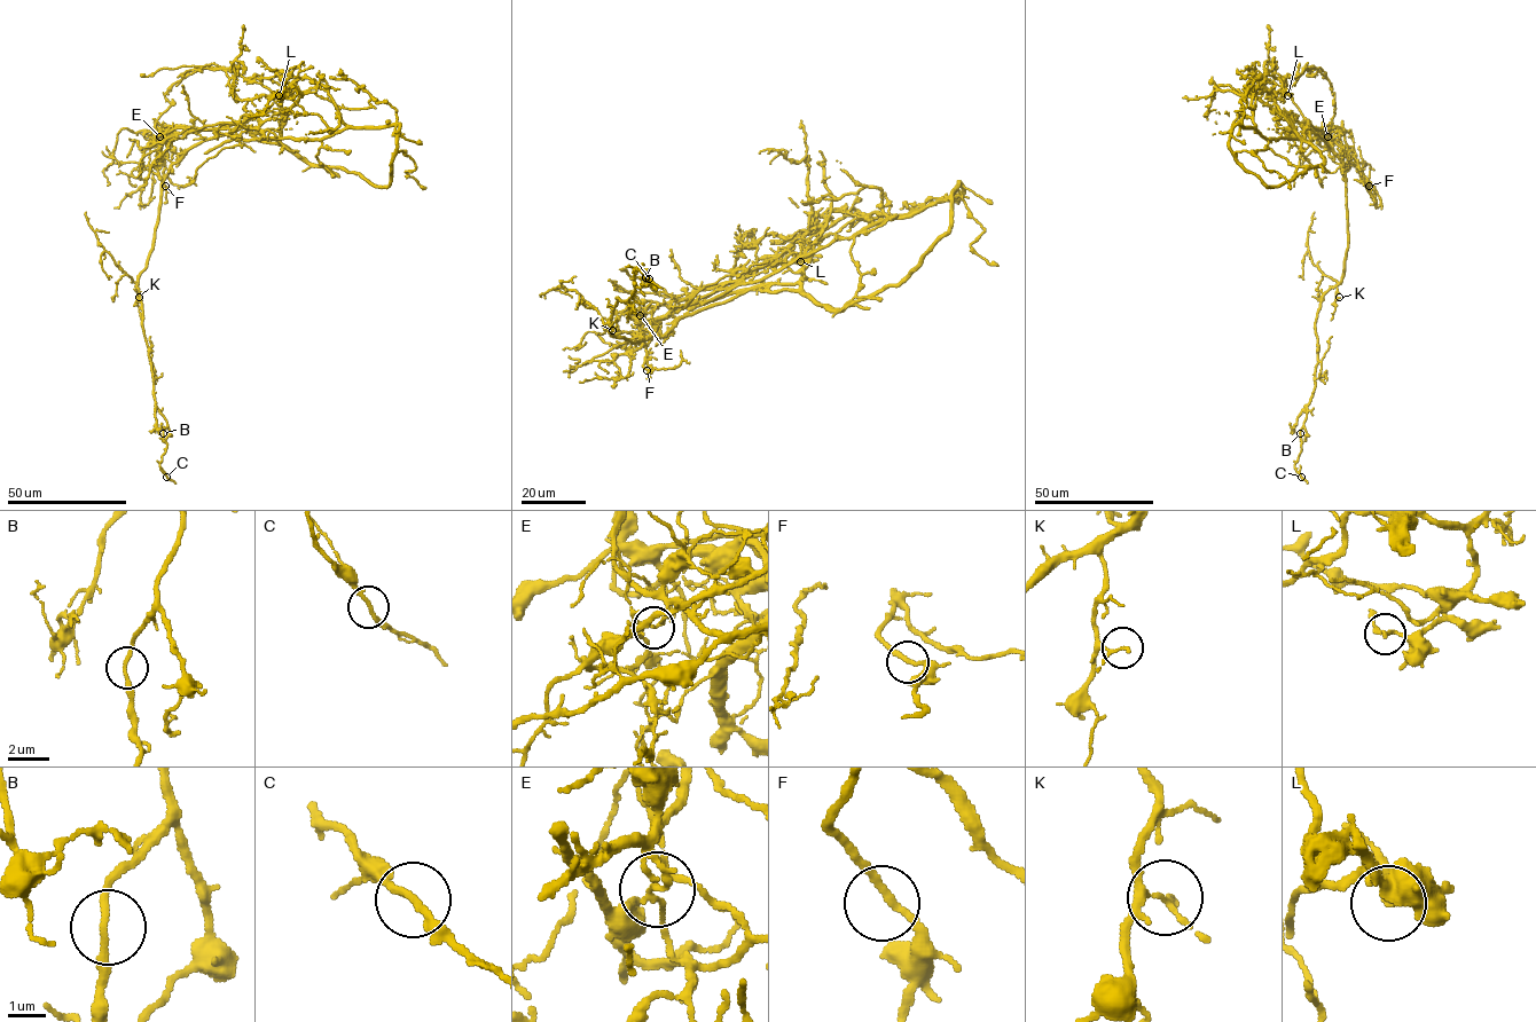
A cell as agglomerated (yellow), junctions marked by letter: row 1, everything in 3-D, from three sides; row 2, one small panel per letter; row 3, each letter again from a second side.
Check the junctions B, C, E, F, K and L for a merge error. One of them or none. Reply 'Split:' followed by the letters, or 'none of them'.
Split: E

